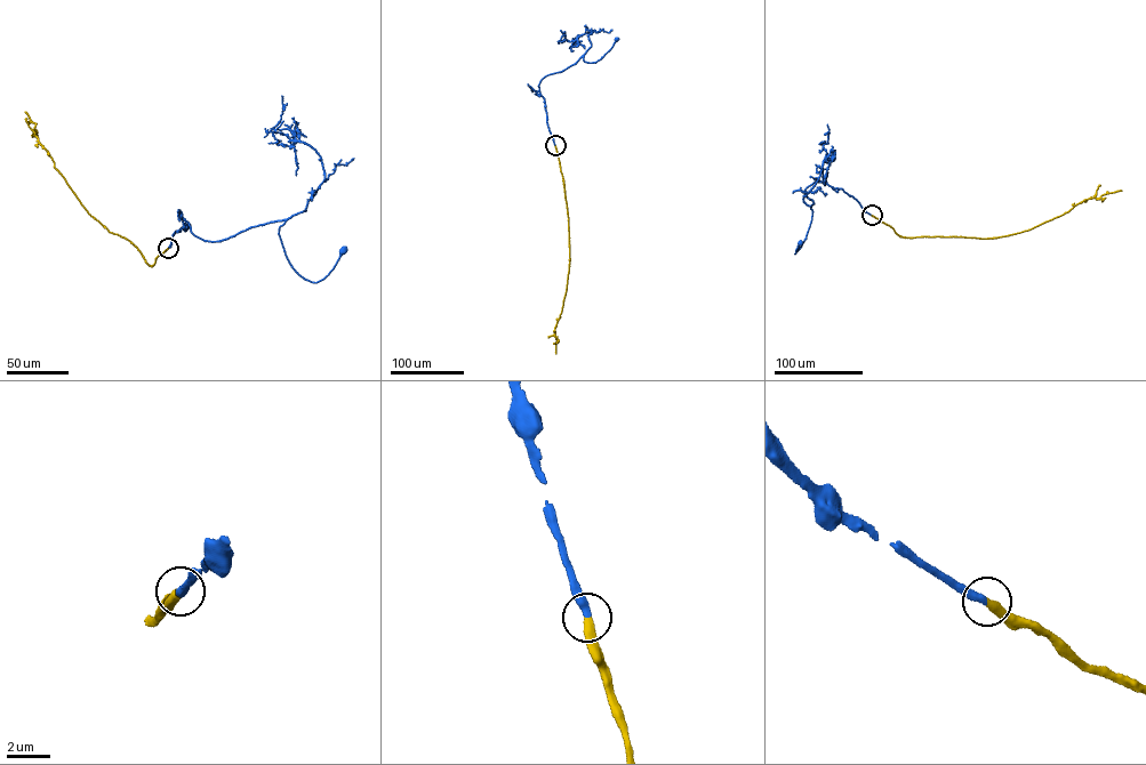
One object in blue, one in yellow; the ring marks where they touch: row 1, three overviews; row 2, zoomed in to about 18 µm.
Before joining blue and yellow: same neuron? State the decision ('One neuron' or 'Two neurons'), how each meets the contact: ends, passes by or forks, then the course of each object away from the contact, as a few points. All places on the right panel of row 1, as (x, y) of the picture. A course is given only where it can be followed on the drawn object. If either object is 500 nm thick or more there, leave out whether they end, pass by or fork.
One neuron. At the ring blue ends. At the ring yellow ends. Course of blue: (871, 215), (842, 188), (814, 183), (804, 191), (814, 203), (811, 223), (800, 243). Course of yellow: (872, 215), (904, 238), (992, 238), (1028, 230), (1086, 200), (1121, 191)

